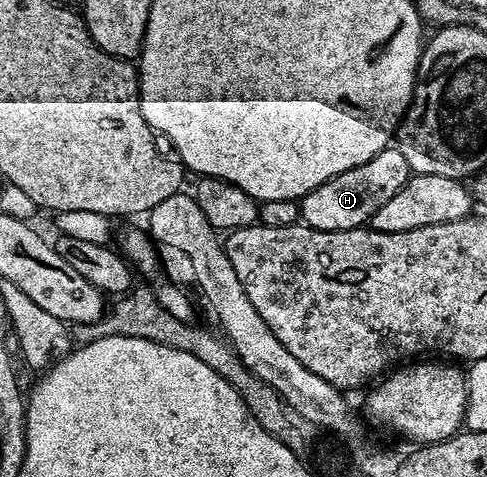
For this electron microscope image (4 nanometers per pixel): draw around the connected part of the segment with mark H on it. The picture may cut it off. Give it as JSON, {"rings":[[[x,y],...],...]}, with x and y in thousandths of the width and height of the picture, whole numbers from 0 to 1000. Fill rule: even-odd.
{"rings":[[[797,304],[789,317],[774,321],[774,329],[749,338],[749,346],[733,346],[700,363],[622,411],[620,465],[661,484],[706,484],[760,470],[766,447],[774,447],[774,438],[782,438],[782,430],[791,430],[815,396],[830,392],[846,365],[817,306]]]}

